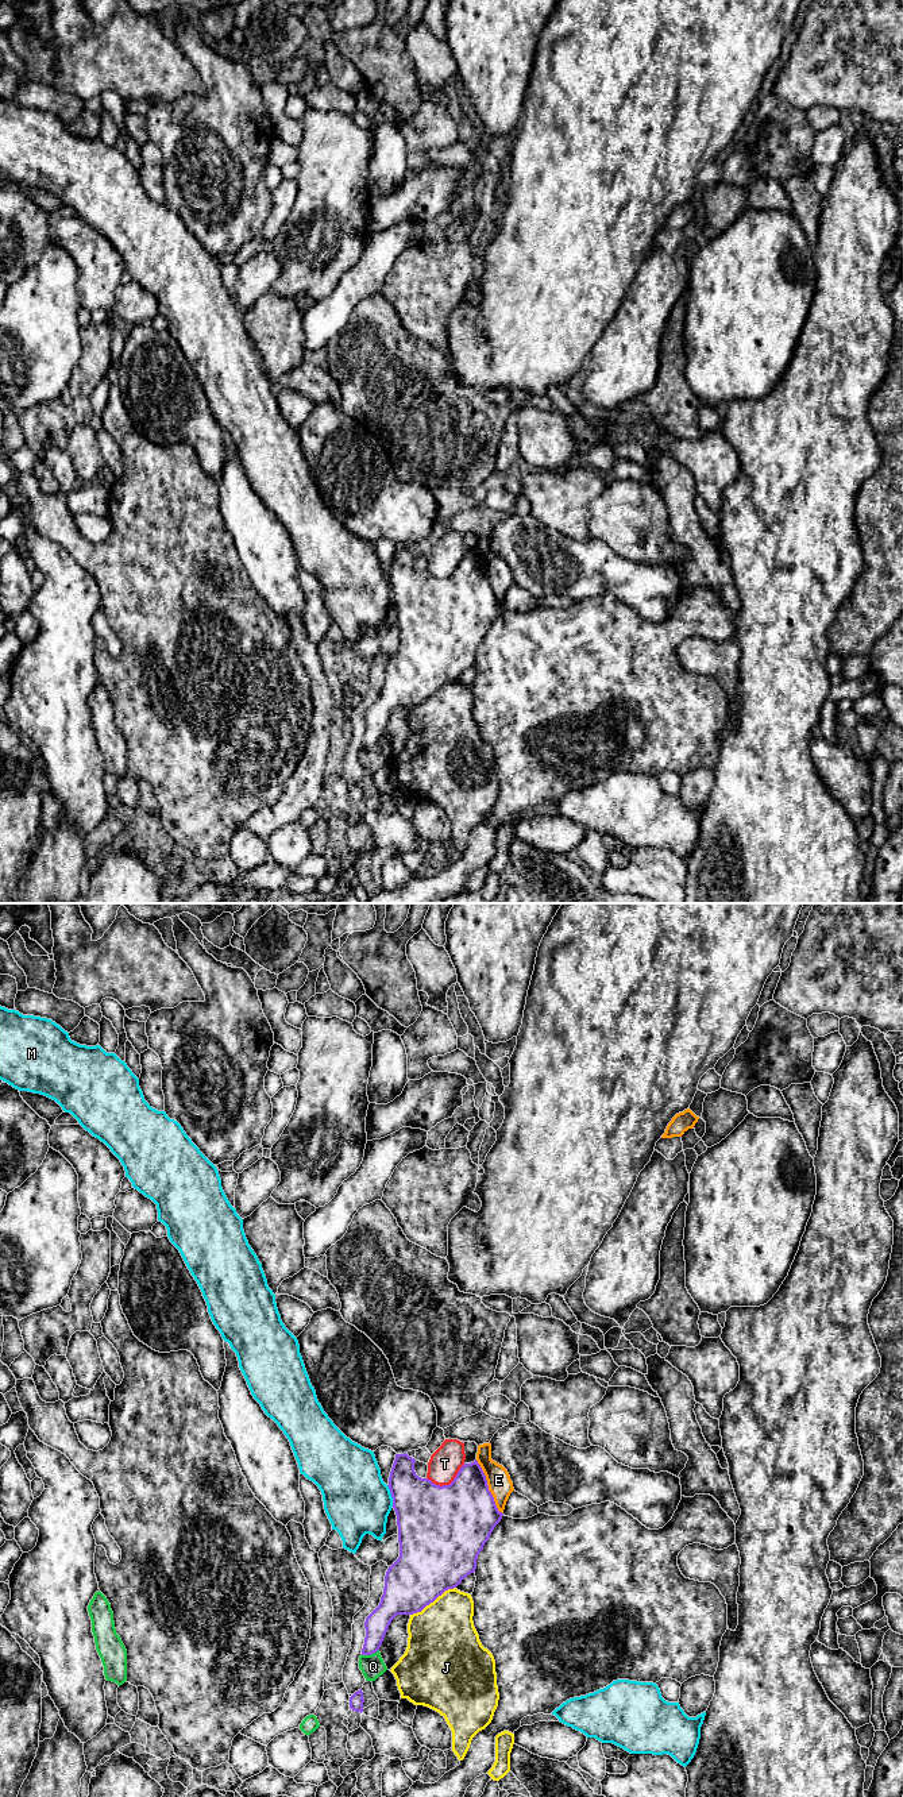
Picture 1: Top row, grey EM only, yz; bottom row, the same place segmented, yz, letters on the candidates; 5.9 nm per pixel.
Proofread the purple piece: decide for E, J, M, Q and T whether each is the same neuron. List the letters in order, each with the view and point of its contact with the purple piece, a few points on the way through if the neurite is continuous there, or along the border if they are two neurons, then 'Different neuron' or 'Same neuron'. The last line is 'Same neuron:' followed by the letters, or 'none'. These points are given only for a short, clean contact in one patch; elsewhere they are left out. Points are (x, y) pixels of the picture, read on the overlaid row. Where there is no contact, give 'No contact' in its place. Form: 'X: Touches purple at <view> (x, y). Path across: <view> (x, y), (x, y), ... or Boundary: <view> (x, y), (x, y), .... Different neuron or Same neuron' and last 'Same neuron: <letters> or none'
E: Touches purple at yz (487, 1487). Different neuron
J: Touches purple at yz (432, 1601). Different neuron
M: Touches purple at yz (392, 1496). Different neuron
Q: Touches purple at yz (370, 1654). Boundary: yz (378, 1649), (362, 1655). Different neuron
T: Touches purple at yz (447, 1485). Different neuron
Same neuron: none

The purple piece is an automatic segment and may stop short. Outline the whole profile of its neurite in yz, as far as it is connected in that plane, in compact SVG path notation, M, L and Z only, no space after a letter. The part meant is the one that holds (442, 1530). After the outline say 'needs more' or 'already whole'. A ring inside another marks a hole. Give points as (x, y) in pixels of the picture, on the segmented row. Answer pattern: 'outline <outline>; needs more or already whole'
outline M395 1454L389 1477L397 1515L400 1557L389 1566L379 1605L366 1617L362 1655L377 1653L397 1615L421 1612L445 1590L456 1588L476 1569L476 1559L503 1513L489 1491L486 1476L475 1459L464 1464L449 1485L436 1485L414 1472L416 1459Z; already whole

